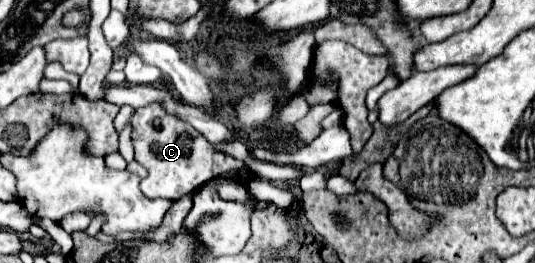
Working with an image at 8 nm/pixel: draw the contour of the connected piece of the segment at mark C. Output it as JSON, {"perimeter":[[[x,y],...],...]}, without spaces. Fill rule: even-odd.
{"perimeter":[[[144,106],[134,118],[134,152],[136,162],[148,170],[148,176],[140,182],[140,190],[146,198],[166,198],[180,200],[182,196],[196,192],[196,188],[206,182],[234,172],[238,184],[248,184],[252,180],[262,180],[256,172],[248,170],[242,160],[216,152],[210,142],[192,126],[182,120],[168,116],[160,106]]]}

